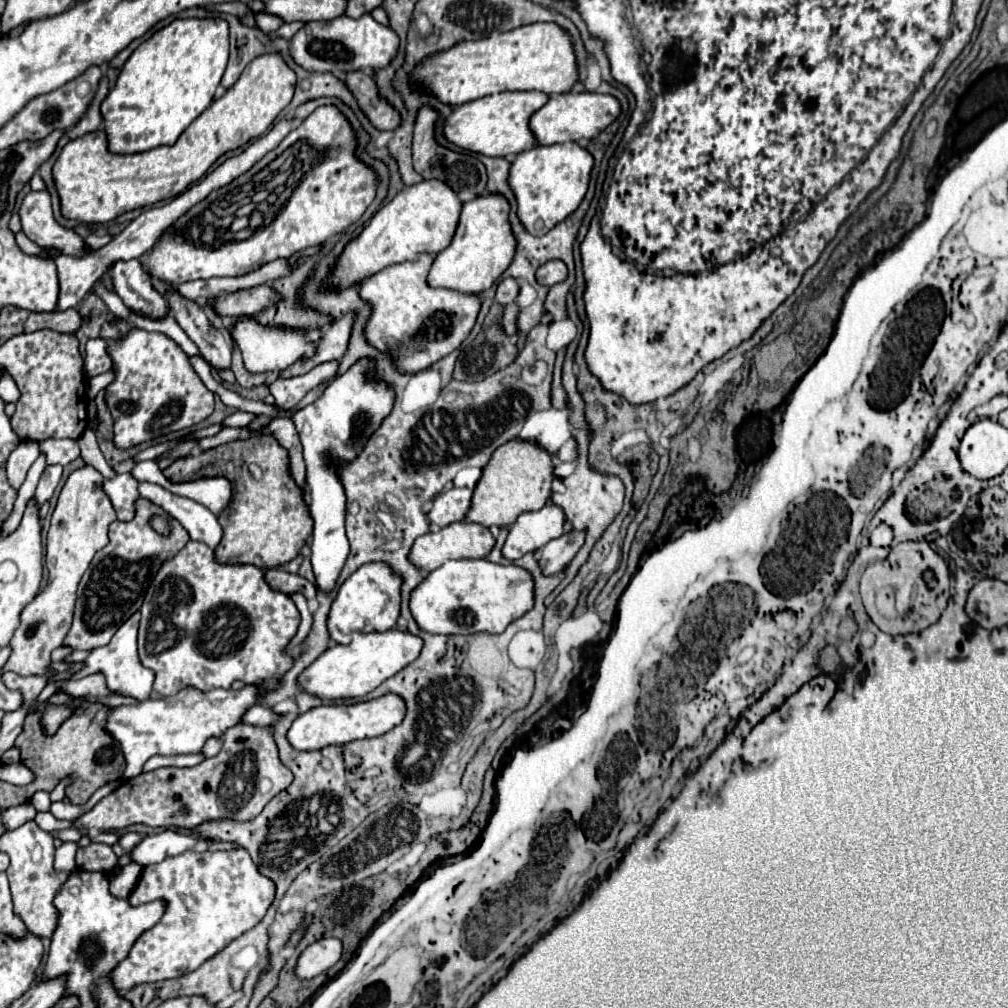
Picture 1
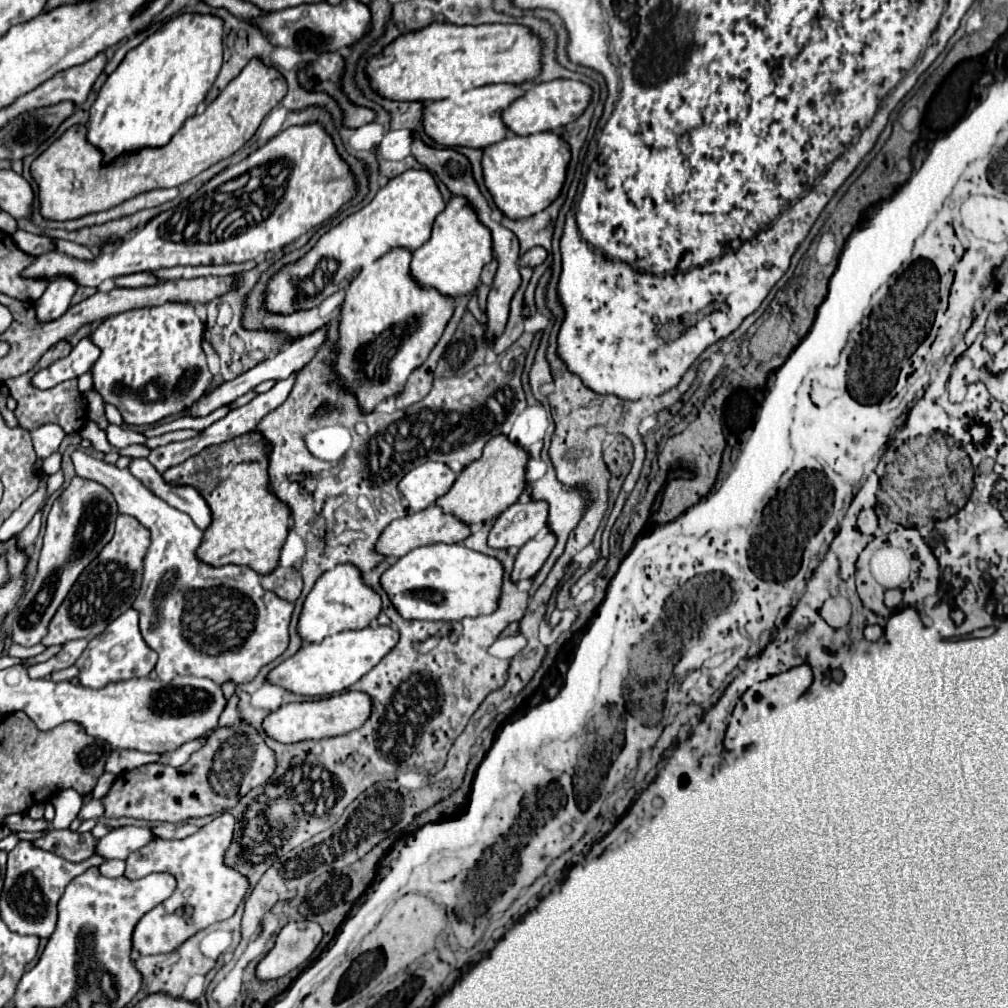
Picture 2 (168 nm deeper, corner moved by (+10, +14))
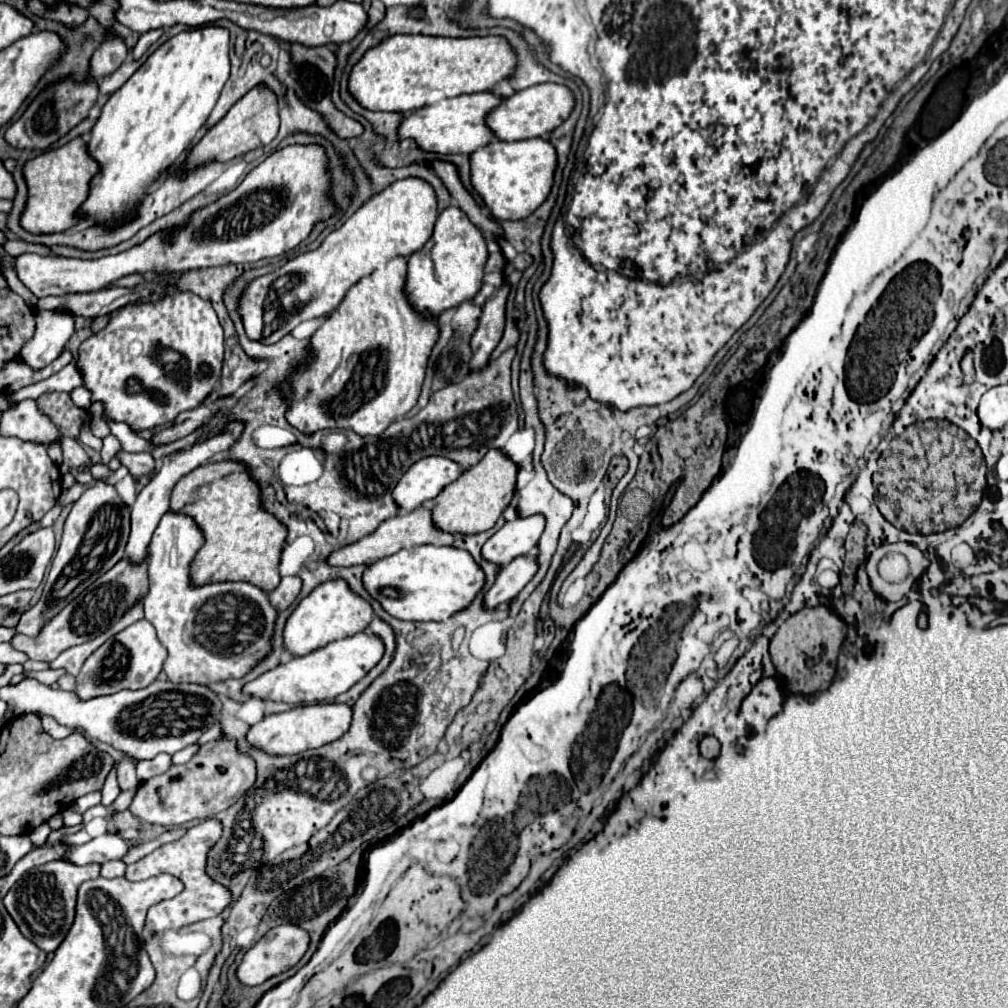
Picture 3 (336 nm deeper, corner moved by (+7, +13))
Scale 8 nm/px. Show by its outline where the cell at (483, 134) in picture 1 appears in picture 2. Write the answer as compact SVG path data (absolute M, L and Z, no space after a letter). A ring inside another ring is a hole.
M487 84L471 88L457 98L445 98L435 102L425 102L423 128L425 132L441 146L469 146L469 148L487 148L495 142L501 142L507 136L507 126L501 118L501 112L509 108L525 90L519 84Z

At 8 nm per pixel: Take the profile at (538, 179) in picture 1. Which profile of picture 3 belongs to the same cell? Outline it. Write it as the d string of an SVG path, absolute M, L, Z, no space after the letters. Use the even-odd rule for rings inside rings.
M492 139L486 147L476 149L470 155L470 181L472 187L476 189L476 193L482 197L484 205L490 209L492 217L502 221L502 219L526 219L528 215L532 215L536 211L538 205L544 203L544 199L548 197L550 189L552 189L552 181L554 181L554 169L556 169L556 149L546 141L546 139L524 139L524 141L498 141Z

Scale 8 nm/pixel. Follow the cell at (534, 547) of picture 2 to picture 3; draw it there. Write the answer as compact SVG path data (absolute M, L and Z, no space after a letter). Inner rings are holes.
M516 557L512 563L504 565L500 571L498 571L498 577L494 581L494 585L486 591L484 595L484 609L496 609L500 607L502 603L510 603L522 589L524 585L532 579L532 575L536 573L536 557Z

